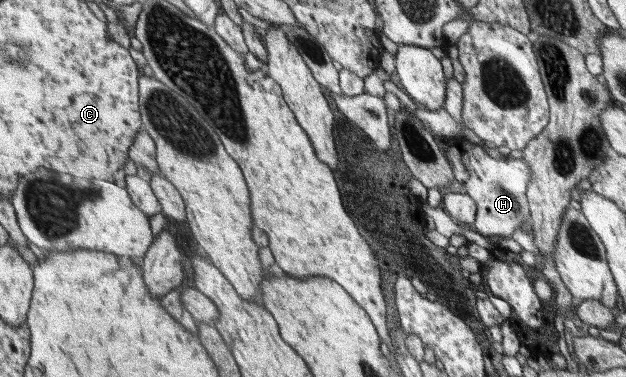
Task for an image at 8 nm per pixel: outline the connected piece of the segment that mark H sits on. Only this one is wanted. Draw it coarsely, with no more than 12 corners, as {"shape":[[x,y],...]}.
{"shape":[[452,137],[448,160],[479,207],[472,228],[512,237],[532,220],[533,170]]}

